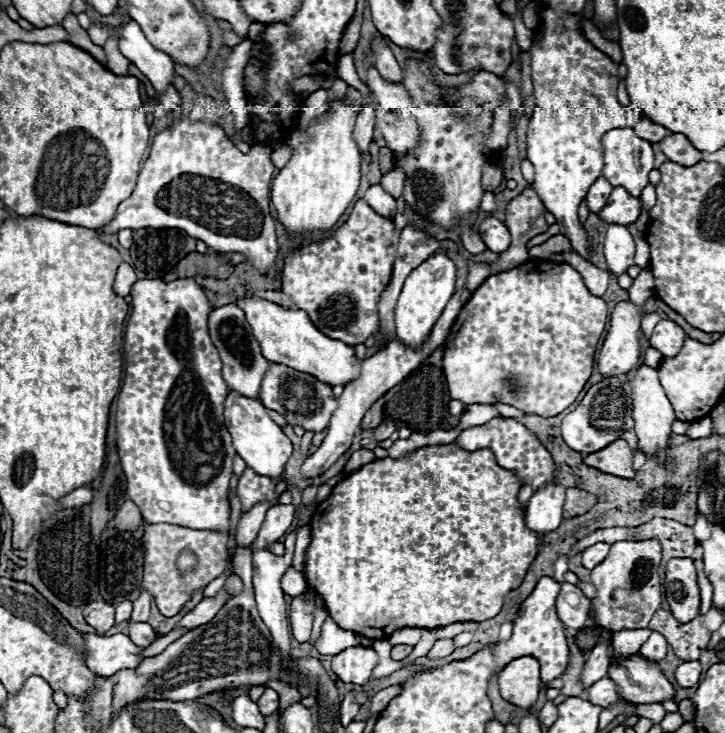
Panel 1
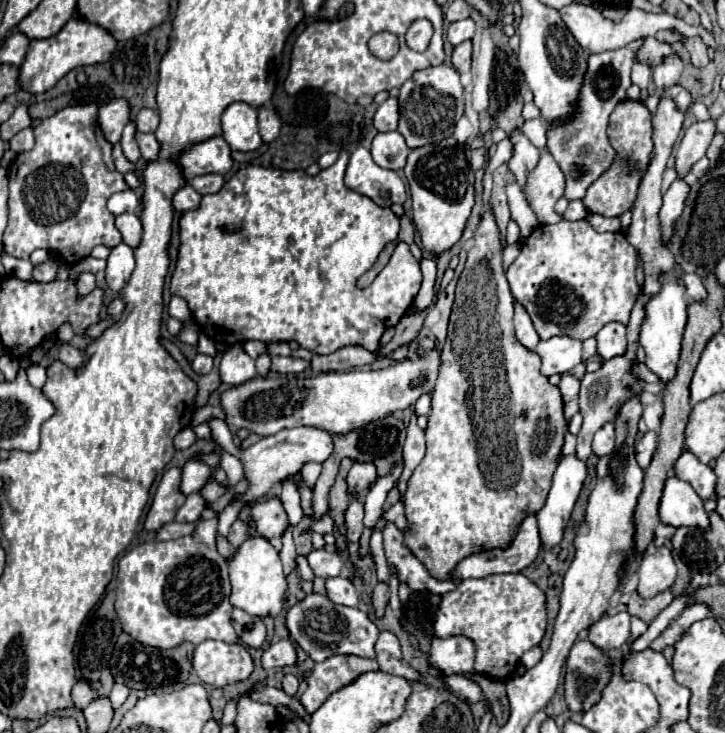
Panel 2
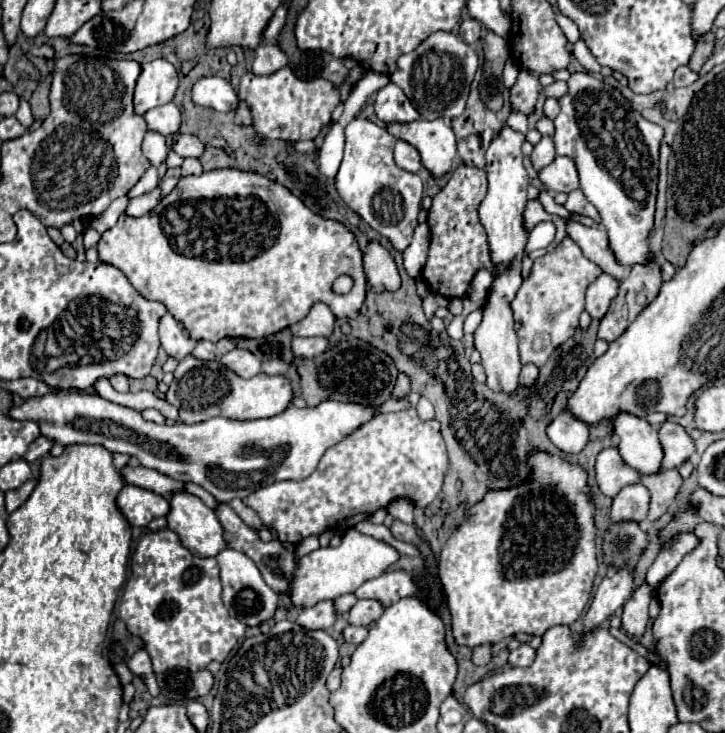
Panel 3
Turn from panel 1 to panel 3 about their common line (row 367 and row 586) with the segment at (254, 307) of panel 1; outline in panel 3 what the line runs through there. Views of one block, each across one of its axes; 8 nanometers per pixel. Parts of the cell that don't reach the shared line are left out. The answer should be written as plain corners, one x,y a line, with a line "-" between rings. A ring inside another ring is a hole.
350,528
344,534
340,546
318,548
316,552
296,558
290,592
280,592
280,604
286,610
300,610
300,608
310,608
322,600
334,600
348,592
356,592
356,588
362,586
366,580
380,576
388,566
392,566
398,560
398,556
400,554
392,546
378,542
372,536
358,532
356,528

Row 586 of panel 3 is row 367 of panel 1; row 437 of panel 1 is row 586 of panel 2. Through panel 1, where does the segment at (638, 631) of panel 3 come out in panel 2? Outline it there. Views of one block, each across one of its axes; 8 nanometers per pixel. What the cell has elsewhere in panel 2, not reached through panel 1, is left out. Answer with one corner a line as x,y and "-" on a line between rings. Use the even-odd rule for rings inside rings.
660,546
654,556
638,562
638,594
652,598
668,590
676,580
676,562
666,546

